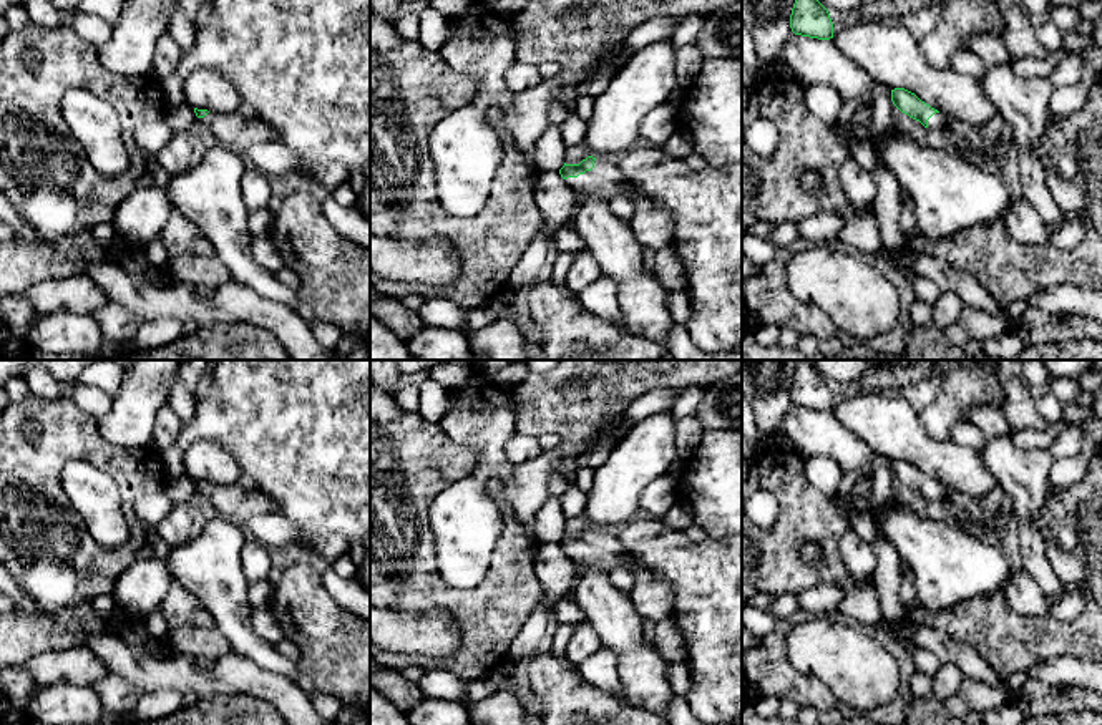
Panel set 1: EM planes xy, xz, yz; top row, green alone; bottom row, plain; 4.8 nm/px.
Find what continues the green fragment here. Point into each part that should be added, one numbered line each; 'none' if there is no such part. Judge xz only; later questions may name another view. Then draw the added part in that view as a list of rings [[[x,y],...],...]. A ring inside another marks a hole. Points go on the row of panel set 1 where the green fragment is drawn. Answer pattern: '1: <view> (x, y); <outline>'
1: xz (653, 226); [[[596,158],[594,168],[568,178],[564,182],[578,194],[592,194],[612,201],[624,189],[634,202],[634,216],[629,221],[641,246],[661,249],[674,242],[674,221],[666,204],[644,194],[629,182],[612,159]]]

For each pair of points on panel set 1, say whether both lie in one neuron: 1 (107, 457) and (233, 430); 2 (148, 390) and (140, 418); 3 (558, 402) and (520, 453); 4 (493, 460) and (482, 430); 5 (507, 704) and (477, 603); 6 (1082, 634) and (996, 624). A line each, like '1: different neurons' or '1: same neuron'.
1: different neurons
2: same neuron
3: different neurons
4: same neuron
5: different neurons
6: same neuron

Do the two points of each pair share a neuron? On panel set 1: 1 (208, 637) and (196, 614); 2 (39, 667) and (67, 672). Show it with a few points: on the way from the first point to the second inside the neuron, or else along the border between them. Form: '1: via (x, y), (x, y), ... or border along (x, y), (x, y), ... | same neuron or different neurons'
1: border along (213, 626), (170, 627) | different neurons
2: via (45, 667), (60, 667) | same neuron

